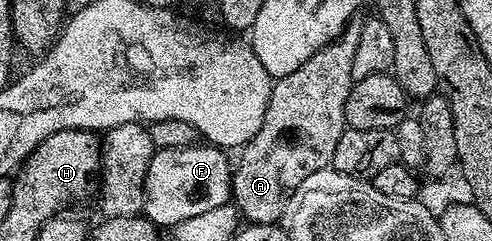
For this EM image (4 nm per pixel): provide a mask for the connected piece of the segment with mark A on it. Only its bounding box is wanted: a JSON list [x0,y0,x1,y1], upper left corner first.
[231,22,362,224]

